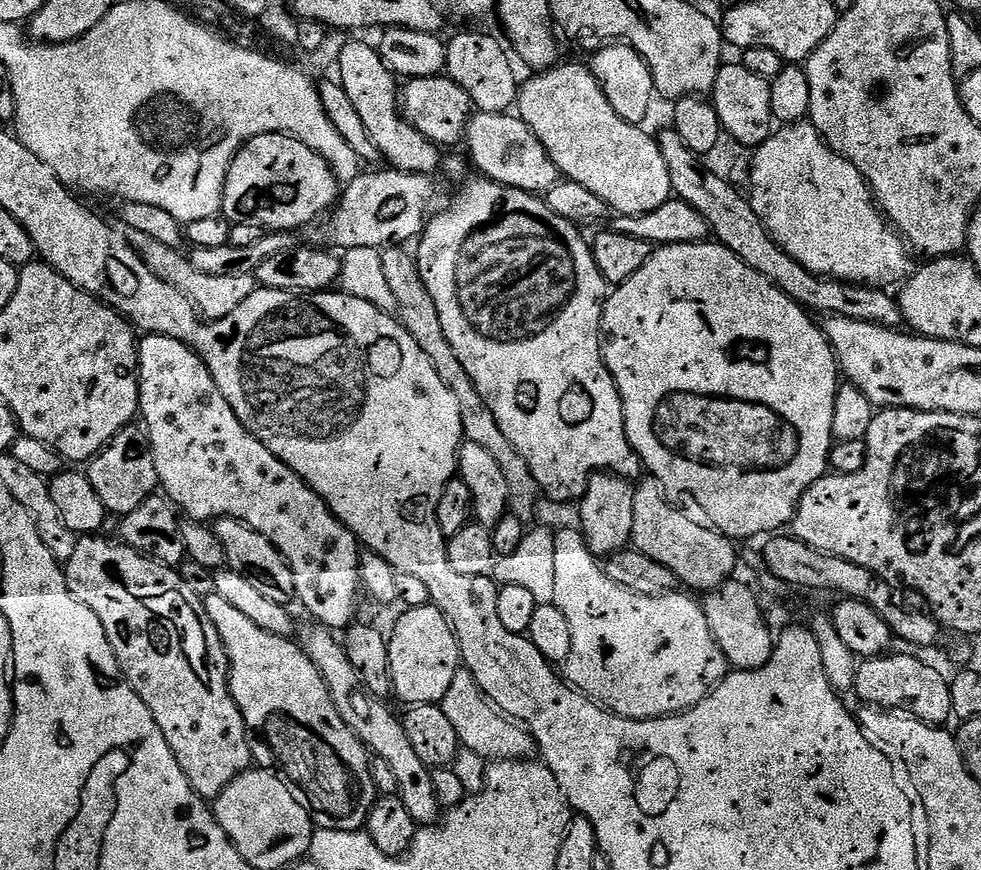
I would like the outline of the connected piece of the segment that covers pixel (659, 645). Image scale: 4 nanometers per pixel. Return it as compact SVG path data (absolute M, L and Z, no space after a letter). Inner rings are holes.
M576 526L559 529L554 538L554 604L558 606L558 610L562 610L562 614L566 614L566 622L570 622L572 645L570 646L570 658L566 658L562 665L563 679L576 691L583 692L591 700L596 701L601 708L616 716L631 720L653 720L684 712L688 708L698 706L698 702L702 702L702 698L710 695L730 671L726 654L722 654L722 650L710 630L710 622L706 622L704 605L695 595L673 590L664 592L660 596L647 596L638 594L634 590L626 590L626 586L618 586L618 582L614 582L614 578L610 578L604 573L601 561L593 556L592 551L588 548L588 543L584 540L584 533Z

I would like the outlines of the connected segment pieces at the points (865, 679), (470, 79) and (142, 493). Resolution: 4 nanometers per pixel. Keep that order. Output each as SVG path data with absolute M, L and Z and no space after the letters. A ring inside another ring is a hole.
M892 655L870 656L857 663L855 695L860 695L863 703L873 708L915 716L927 724L947 725L947 720L953 719L949 677L916 656Z
M460 32L453 40L447 41L447 75L458 82L466 94L470 94L476 112L507 113L511 109L508 107L517 103L518 80L516 84L516 72L512 69L513 57L506 51L505 45L501 44L484 32Z
M140 426L123 428L101 452L87 461L86 475L98 498L102 498L105 513L112 515L113 512L116 518L123 518L138 510L138 506L157 491L160 483L147 431Z

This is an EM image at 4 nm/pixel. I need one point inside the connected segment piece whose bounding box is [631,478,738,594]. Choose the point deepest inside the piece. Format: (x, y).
(700, 557)

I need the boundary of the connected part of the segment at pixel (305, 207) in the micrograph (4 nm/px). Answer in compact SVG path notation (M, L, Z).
M283 132L262 134L248 140L232 160L224 183L222 215L232 224L250 222L268 232L304 230L311 220L335 205L342 185L317 152Z

